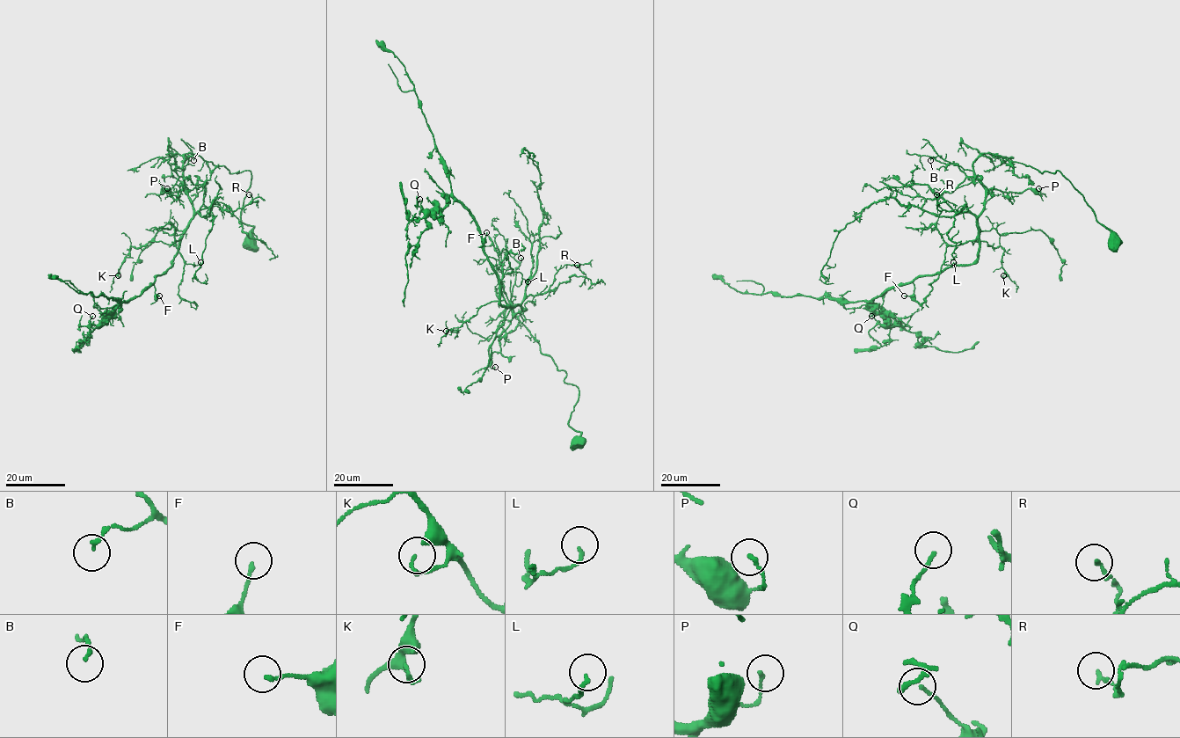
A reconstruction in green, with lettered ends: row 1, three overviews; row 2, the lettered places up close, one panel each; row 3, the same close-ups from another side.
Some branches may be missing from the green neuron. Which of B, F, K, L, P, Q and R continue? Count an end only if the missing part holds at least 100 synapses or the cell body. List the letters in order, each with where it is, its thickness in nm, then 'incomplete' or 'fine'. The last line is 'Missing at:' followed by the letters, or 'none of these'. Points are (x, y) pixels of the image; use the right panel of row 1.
B: at (930, 160); 140 nm thick; fine
F: at (904, 295); 150 nm thick; fine
K: at (1003, 275); 130 nm thick; fine
L: at (953, 262); 130 nm thick; fine
P: at (1038, 188); 150 nm thick; fine
Q: at (871, 316); 120 nm thick; fine
R: at (936, 194); 170 nm thick; incomplete
Missing at: R

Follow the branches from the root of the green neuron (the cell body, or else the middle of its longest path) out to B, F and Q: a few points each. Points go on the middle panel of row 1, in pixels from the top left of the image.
B: (579, 442), (580, 433), (569, 421), (579, 389), (564, 381), (566, 373), (540, 351), (511, 306), (520, 258)
F: (579, 442), (569, 421), (579, 389), (511, 301), (513, 313), (520, 308), (501, 304), (486, 232)
Q: (579, 442), (579, 389), (511, 301), (520, 308), (501, 304), (474, 216), (450, 196), (431, 214), (419, 199)

